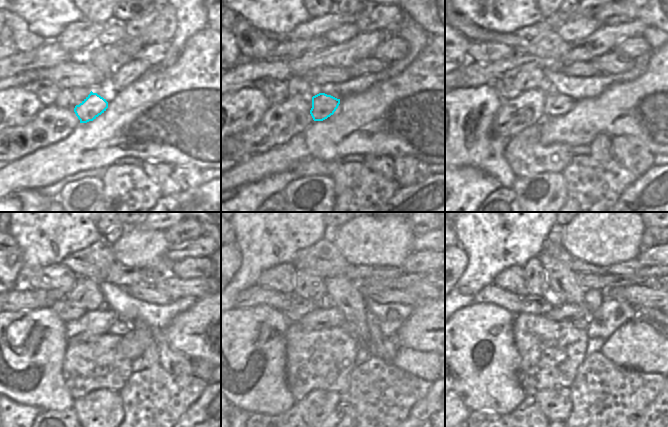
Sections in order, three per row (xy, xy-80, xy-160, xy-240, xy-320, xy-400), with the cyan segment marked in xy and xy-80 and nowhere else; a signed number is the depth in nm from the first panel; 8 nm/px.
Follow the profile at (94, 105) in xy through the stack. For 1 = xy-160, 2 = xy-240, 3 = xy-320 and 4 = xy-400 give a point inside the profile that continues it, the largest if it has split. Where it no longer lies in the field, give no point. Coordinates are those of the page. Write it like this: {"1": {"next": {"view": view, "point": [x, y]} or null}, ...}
{"1": {"next": {"view": "xy-160", "point": [557, 104]}}, "2": {"next": {"view": "xy-240", "point": [121, 328]}}, "3": {"next": {"view": "xy-320", "point": [347, 326]}}, "4": {"next": {"view": "xy-400", "point": [579, 324]}}}

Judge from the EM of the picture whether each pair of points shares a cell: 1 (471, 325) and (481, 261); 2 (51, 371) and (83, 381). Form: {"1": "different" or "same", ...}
{"1": "different", "2": "different"}

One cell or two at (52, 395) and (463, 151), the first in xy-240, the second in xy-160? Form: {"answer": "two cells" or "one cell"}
{"answer": "one cell"}

